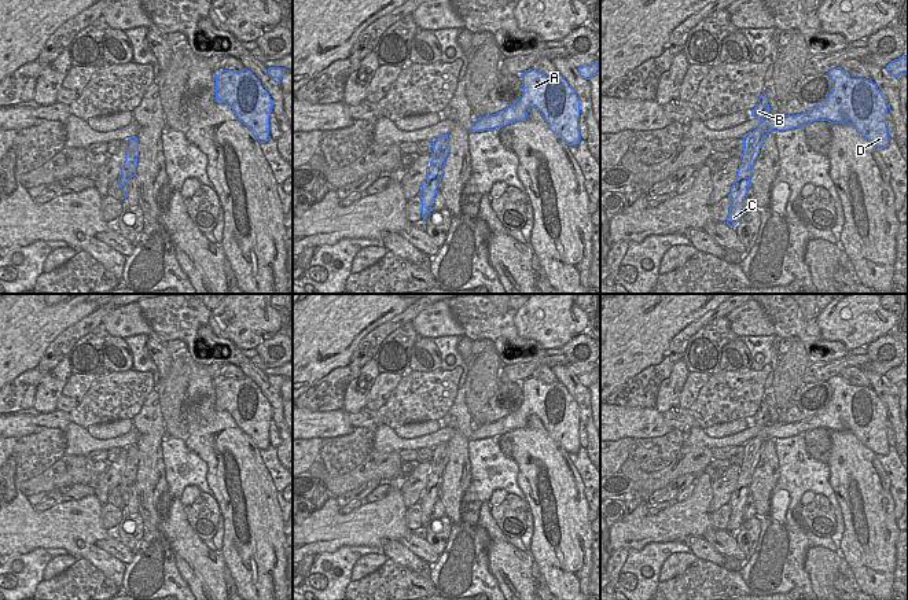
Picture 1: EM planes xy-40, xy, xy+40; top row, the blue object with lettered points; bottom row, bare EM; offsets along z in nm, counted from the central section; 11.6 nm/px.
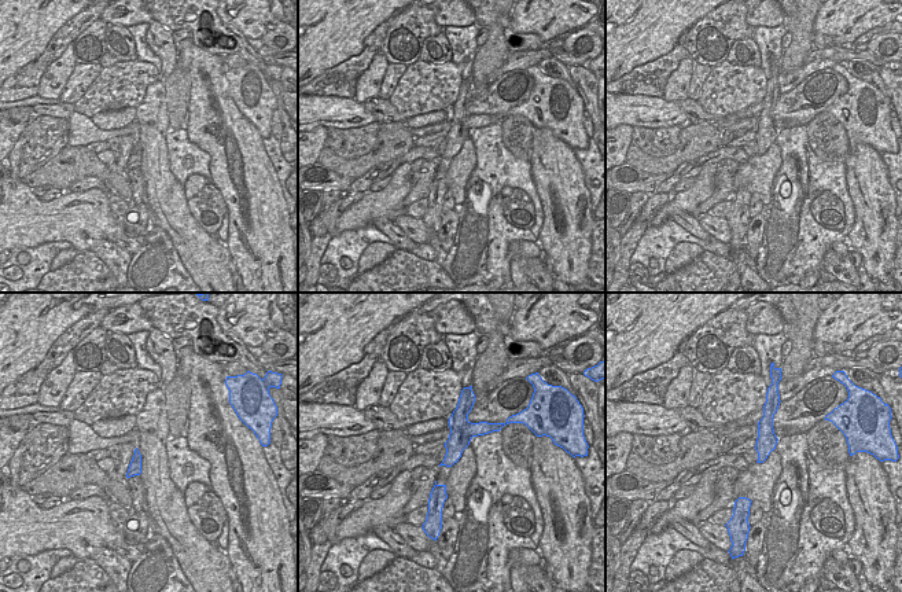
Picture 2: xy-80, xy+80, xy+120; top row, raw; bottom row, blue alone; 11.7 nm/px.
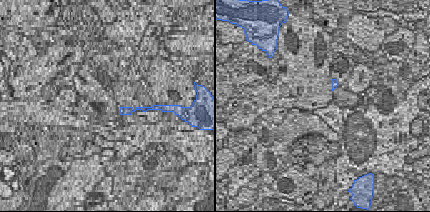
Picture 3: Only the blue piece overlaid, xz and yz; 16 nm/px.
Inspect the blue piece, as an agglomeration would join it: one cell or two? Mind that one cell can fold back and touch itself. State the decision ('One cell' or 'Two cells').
Two cells

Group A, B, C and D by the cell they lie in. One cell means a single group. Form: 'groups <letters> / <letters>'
groups A D / B C

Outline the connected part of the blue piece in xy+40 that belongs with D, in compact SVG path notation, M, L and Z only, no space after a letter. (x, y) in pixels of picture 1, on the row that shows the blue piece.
M839 67L827 74L832 81L828 97L802 114L812 122L848 122L875 147L886 148L890 140L886 128L887 106L876 85L871 80L850 78Z

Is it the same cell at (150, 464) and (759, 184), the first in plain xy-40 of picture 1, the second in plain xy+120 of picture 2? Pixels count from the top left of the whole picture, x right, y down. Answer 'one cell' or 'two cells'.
one cell

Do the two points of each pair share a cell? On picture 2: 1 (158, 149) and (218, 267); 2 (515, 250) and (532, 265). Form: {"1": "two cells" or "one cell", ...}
{"1": "one cell", "2": "two cells"}

